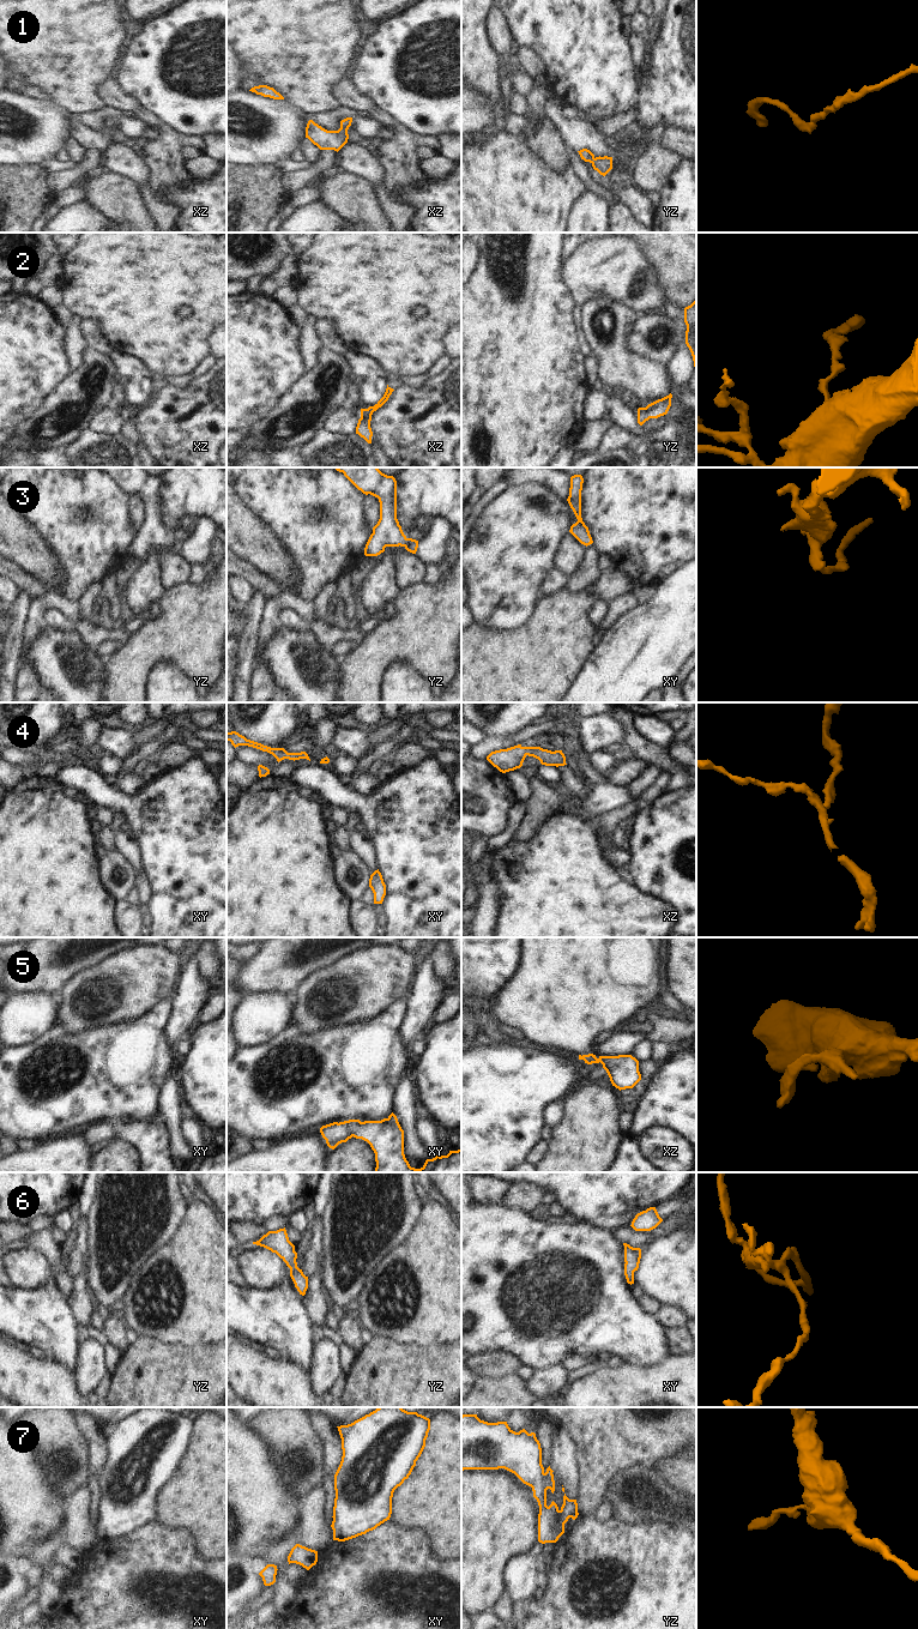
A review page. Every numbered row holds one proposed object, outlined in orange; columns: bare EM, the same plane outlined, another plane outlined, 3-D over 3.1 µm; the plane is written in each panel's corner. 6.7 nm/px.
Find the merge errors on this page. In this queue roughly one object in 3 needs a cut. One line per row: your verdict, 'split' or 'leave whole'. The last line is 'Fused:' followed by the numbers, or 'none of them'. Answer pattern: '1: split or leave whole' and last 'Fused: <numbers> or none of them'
1: leave whole
2: leave whole
3: leave whole
4: leave whole
5: leave whole
6: leave whole
7: leave whole
Fused: none of them

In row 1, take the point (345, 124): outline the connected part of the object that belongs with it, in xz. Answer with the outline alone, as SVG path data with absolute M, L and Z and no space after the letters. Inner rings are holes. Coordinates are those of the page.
M346 117L340 121L338 131L327 131L309 120L306 127L306 138L308 138L320 150L339 151L349 139L348 129L351 126L352 117Z

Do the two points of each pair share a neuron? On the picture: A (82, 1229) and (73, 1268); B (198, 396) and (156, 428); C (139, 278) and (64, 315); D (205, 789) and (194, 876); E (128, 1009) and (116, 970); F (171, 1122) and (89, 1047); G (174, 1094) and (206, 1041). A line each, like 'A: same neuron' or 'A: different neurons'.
A: same neuron
B: same neuron
C: different neurons
D: same neuron
E: same neuron
F: different neurons
G: different neurons

